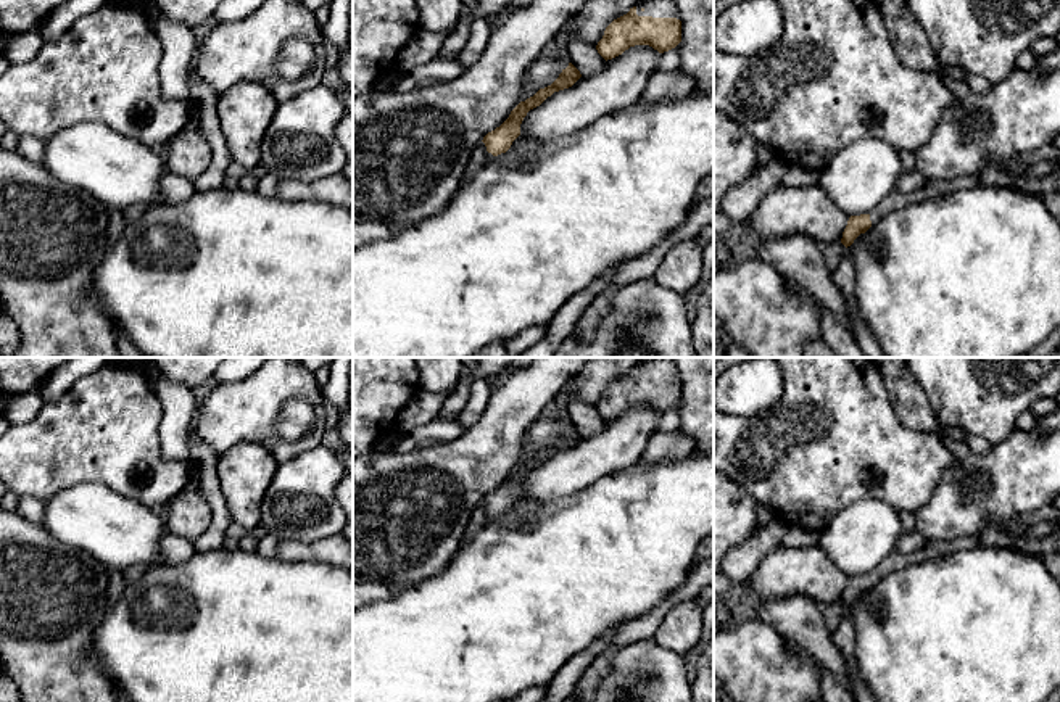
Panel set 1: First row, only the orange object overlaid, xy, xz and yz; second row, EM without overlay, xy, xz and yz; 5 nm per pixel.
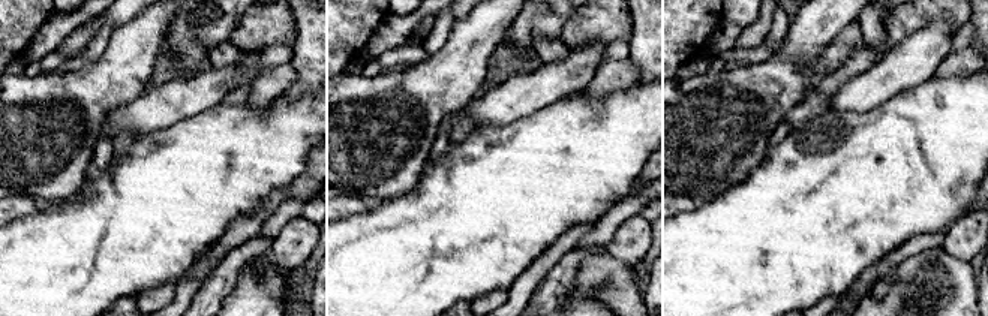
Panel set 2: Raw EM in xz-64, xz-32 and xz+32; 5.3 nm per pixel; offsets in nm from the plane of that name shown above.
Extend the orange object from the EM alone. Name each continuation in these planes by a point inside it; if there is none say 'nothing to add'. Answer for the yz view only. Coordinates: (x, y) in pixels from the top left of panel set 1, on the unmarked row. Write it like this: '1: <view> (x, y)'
1: yz (896, 561)

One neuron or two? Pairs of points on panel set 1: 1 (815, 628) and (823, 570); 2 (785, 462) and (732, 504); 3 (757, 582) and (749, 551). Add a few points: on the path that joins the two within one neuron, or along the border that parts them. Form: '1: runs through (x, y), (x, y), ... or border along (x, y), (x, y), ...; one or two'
1: border along (780, 598), (807, 596), (817, 604); two
2: border along (730, 479), (759, 504); two
3: border along (780, 545), (762, 559), (745, 585); two

